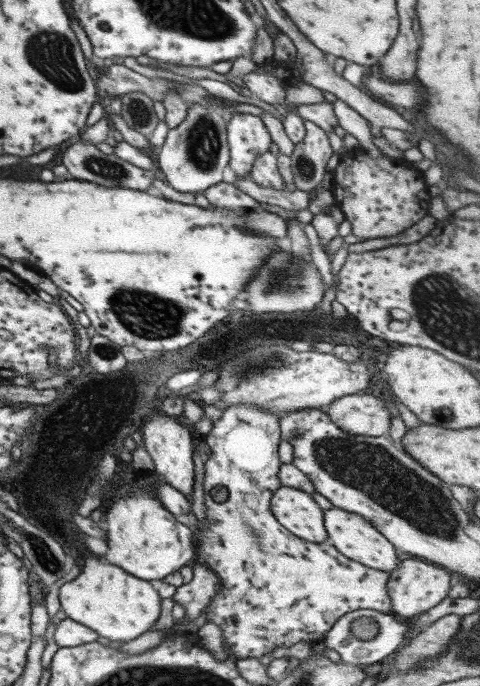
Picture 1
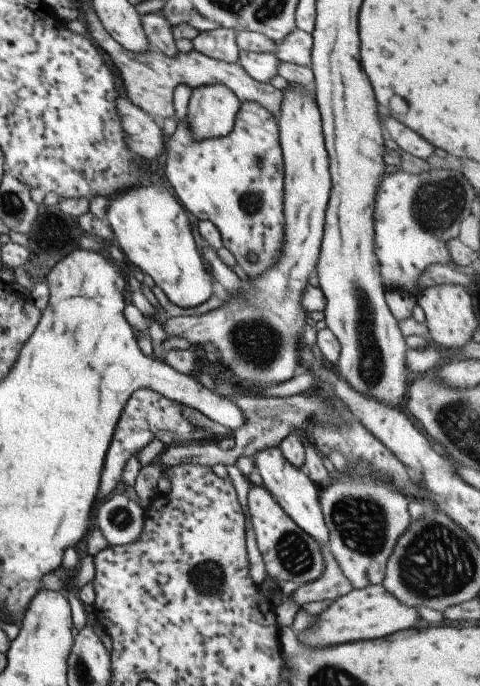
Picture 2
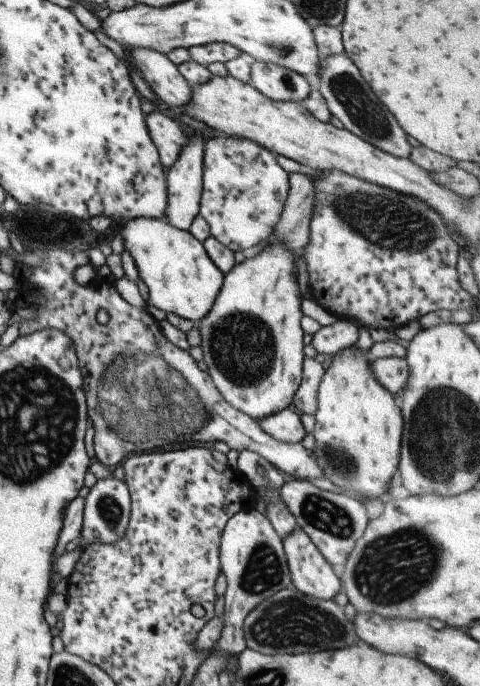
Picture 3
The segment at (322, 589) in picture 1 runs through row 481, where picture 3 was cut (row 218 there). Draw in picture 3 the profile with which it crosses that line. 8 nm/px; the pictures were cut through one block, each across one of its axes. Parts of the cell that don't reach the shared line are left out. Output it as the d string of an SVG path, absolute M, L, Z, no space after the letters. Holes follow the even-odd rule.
M205 135L205 140L202 146L202 188L200 195L200 204L198 207L198 216L208 225L208 232L212 238L215 238L222 246L225 246L231 252L249 253L259 247L263 242L267 241L273 233L273 228L278 222L280 213L282 212L287 194L288 194L288 174L285 173L277 164L275 155L265 148L258 146L256 143L246 139L237 137L215 138L210 135Z

